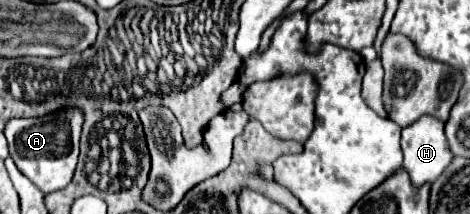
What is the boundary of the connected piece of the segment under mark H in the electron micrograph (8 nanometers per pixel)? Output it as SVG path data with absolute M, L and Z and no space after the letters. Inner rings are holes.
M422 116L402 130L404 168L416 186L434 182L452 162L454 154L444 136L444 120L436 116Z

